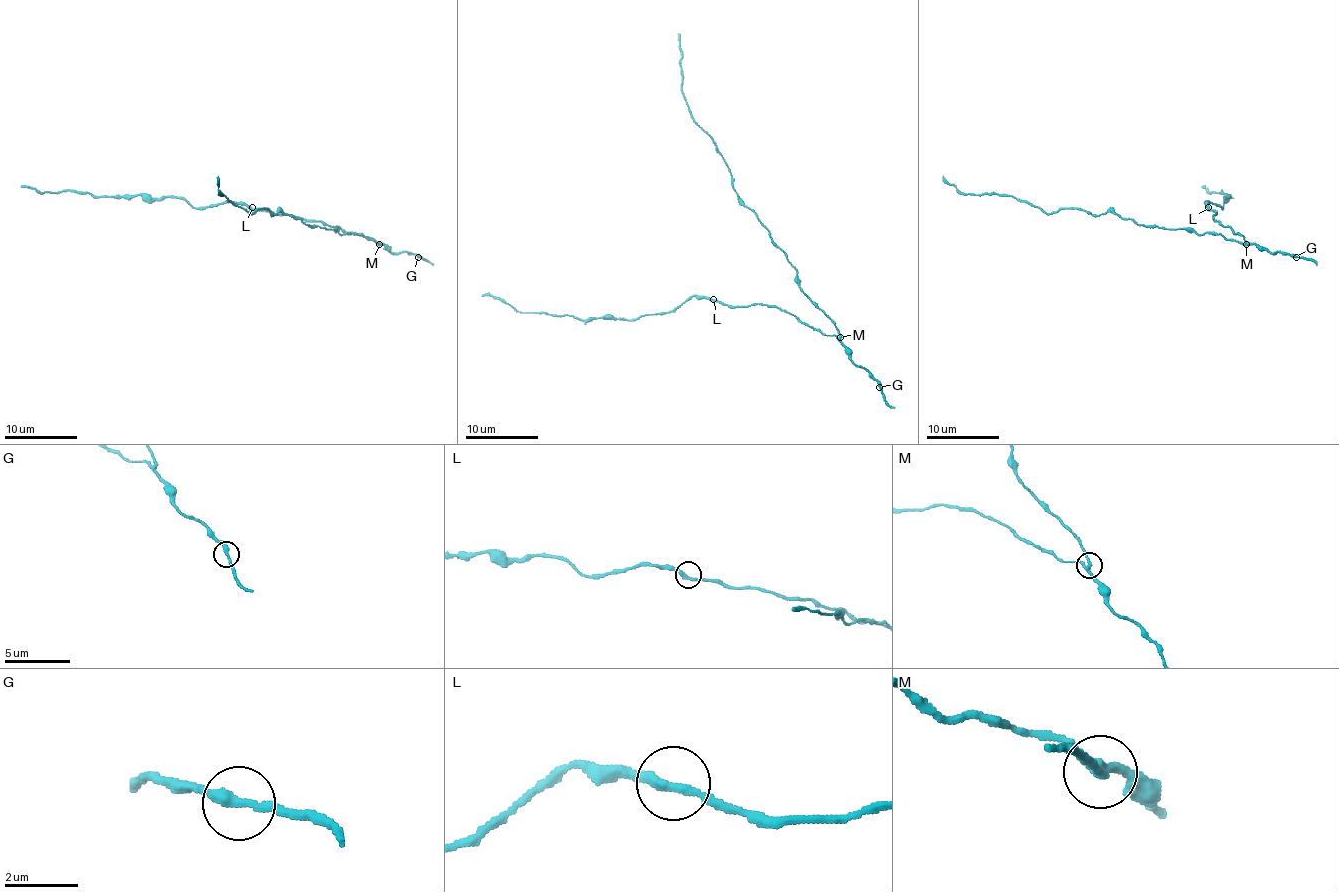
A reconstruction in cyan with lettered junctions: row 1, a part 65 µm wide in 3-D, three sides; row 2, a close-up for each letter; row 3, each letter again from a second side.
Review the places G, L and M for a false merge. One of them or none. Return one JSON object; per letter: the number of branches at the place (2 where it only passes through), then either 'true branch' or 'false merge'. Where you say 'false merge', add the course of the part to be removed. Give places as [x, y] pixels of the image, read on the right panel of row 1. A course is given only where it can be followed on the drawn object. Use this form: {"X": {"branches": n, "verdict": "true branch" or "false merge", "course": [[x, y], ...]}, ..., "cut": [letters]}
{"G": {"branches": 2, "verdict": "true branch"}, "L": {"branches": 2, "verdict": "true branch"}, "M": {"branches": 3, "verdict": "false merge", "course": [[1246, 244], [1221, 235], [1139, 226], [1113, 211], [1044, 213], [1005, 194], [960, 193], [943, 176]]}, "cut": ["M"]}

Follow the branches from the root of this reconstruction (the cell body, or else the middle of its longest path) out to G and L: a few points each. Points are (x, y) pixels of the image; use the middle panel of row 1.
G: (828, 336), (834, 336), (841, 343), (848, 358), (856, 365), (861, 365), (879, 387)
L: (828, 336), (775, 306), (730, 306), (713, 299)

